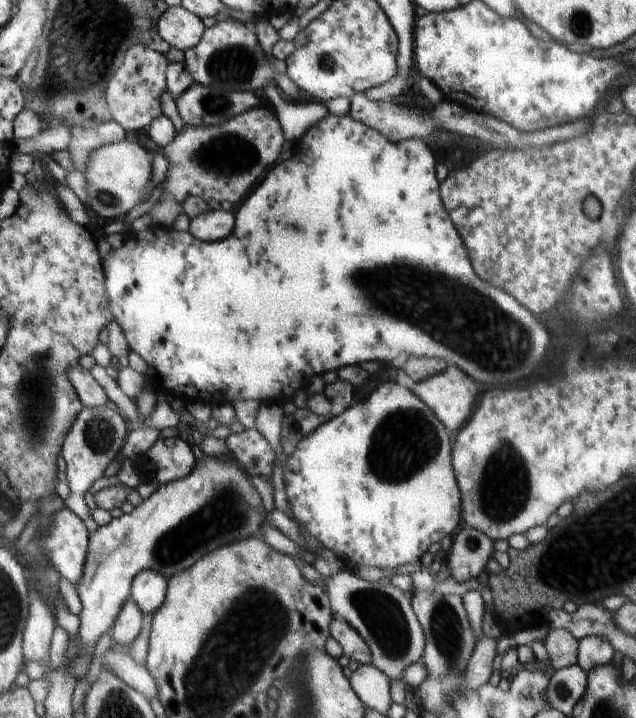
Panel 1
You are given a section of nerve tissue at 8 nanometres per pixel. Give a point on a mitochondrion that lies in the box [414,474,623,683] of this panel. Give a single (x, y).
(446, 623)

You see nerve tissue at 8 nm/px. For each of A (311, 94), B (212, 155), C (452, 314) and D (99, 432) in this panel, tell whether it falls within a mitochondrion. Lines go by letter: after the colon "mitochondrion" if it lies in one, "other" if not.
A: other
B: mitochondrion
C: mitochondrion
D: mitochondrion

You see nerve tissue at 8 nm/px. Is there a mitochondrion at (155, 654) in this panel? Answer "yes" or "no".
no

